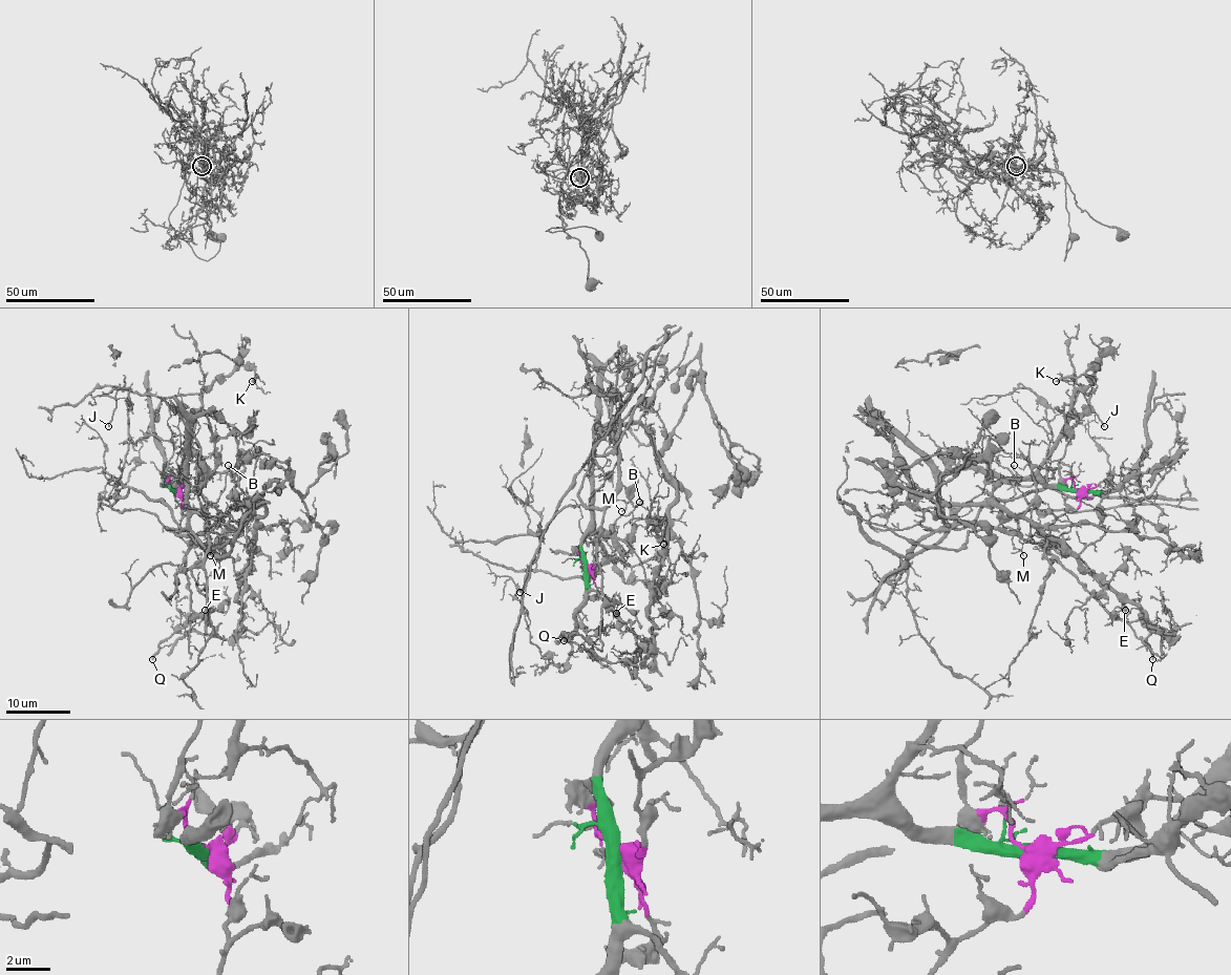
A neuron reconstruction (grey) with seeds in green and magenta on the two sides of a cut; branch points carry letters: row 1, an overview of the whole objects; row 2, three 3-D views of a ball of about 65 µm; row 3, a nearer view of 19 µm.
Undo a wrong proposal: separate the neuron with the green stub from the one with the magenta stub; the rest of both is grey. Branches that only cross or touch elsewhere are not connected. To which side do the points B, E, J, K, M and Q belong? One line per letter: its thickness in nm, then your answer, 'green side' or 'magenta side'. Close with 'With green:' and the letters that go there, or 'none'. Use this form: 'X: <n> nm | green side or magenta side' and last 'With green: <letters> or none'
B: 100 nm | magenta side
E: 160 nm | magenta side
J: 170 nm | green side
K: 240 nm | green side
M: 100 nm | magenta side
Q: 260 nm | magenta side
With green: J, K

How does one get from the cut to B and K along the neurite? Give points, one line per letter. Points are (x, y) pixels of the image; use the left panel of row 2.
B: (175, 489), (184, 516), (195, 510), (199, 512), (206, 504), (214, 504), (224, 489), (229, 465)
K: (174, 489), (171, 486), (181, 474), (203, 389), (214, 380), (230, 377), (241, 365), (257, 375), (251, 381)

